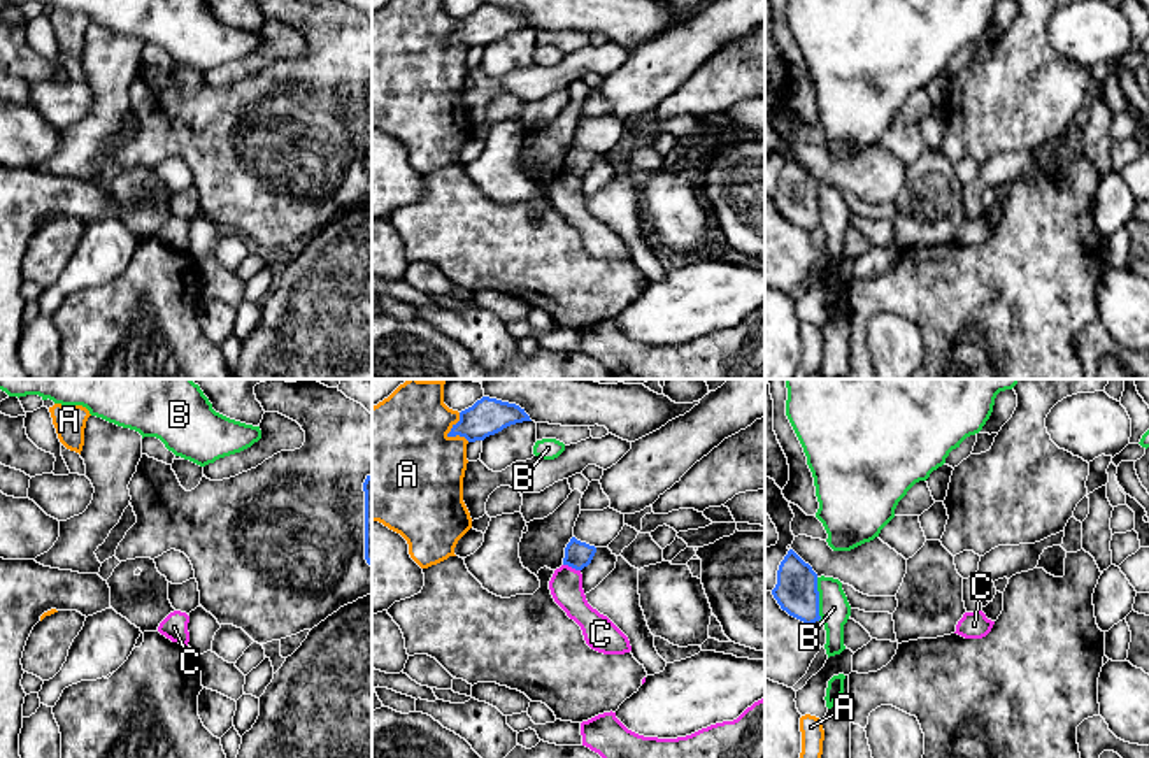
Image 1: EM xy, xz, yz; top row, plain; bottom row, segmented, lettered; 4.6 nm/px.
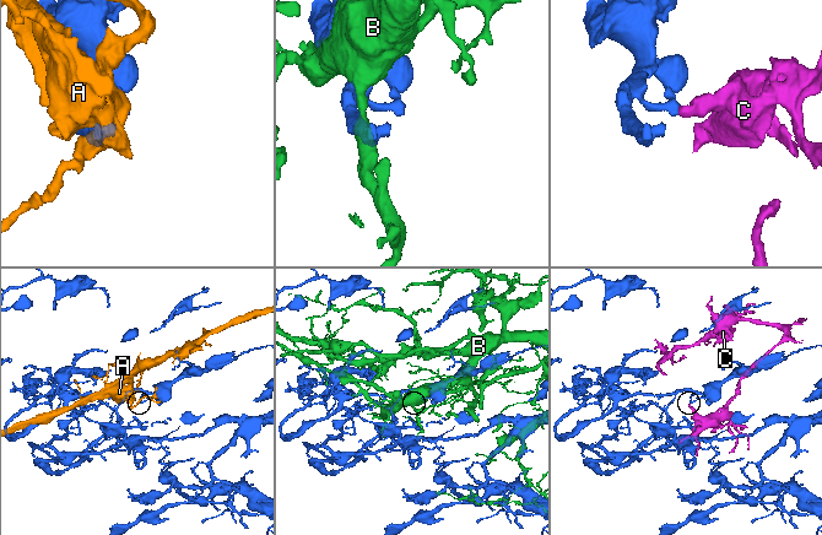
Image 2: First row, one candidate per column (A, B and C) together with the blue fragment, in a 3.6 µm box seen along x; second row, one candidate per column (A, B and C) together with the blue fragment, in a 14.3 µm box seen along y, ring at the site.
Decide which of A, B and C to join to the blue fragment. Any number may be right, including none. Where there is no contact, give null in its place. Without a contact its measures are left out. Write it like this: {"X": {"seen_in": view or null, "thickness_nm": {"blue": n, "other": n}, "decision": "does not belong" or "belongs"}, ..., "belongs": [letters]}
{"A": {"seen_in": "xz", "thickness_nm": {"blue": 170, "other": 480}, "decision": "does not belong"}, "B": {"seen_in": "yz", "thickness_nm": {"blue": 190, "other": 140}, "decision": "does not belong"}, "C": {"seen_in": "xz", "thickness_nm": {"blue": 130, "other": 150}, "decision": "does not belong"}, "belongs": []}

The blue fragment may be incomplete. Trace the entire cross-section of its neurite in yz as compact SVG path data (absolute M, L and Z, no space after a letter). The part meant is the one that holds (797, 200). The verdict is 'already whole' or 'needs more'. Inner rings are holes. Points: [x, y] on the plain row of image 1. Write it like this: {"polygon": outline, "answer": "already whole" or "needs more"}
{"polygon": "M793 156L788 158L779 172L772 202L782 218L805 232L821 226L817 181Z", "answer": "already whole"}

